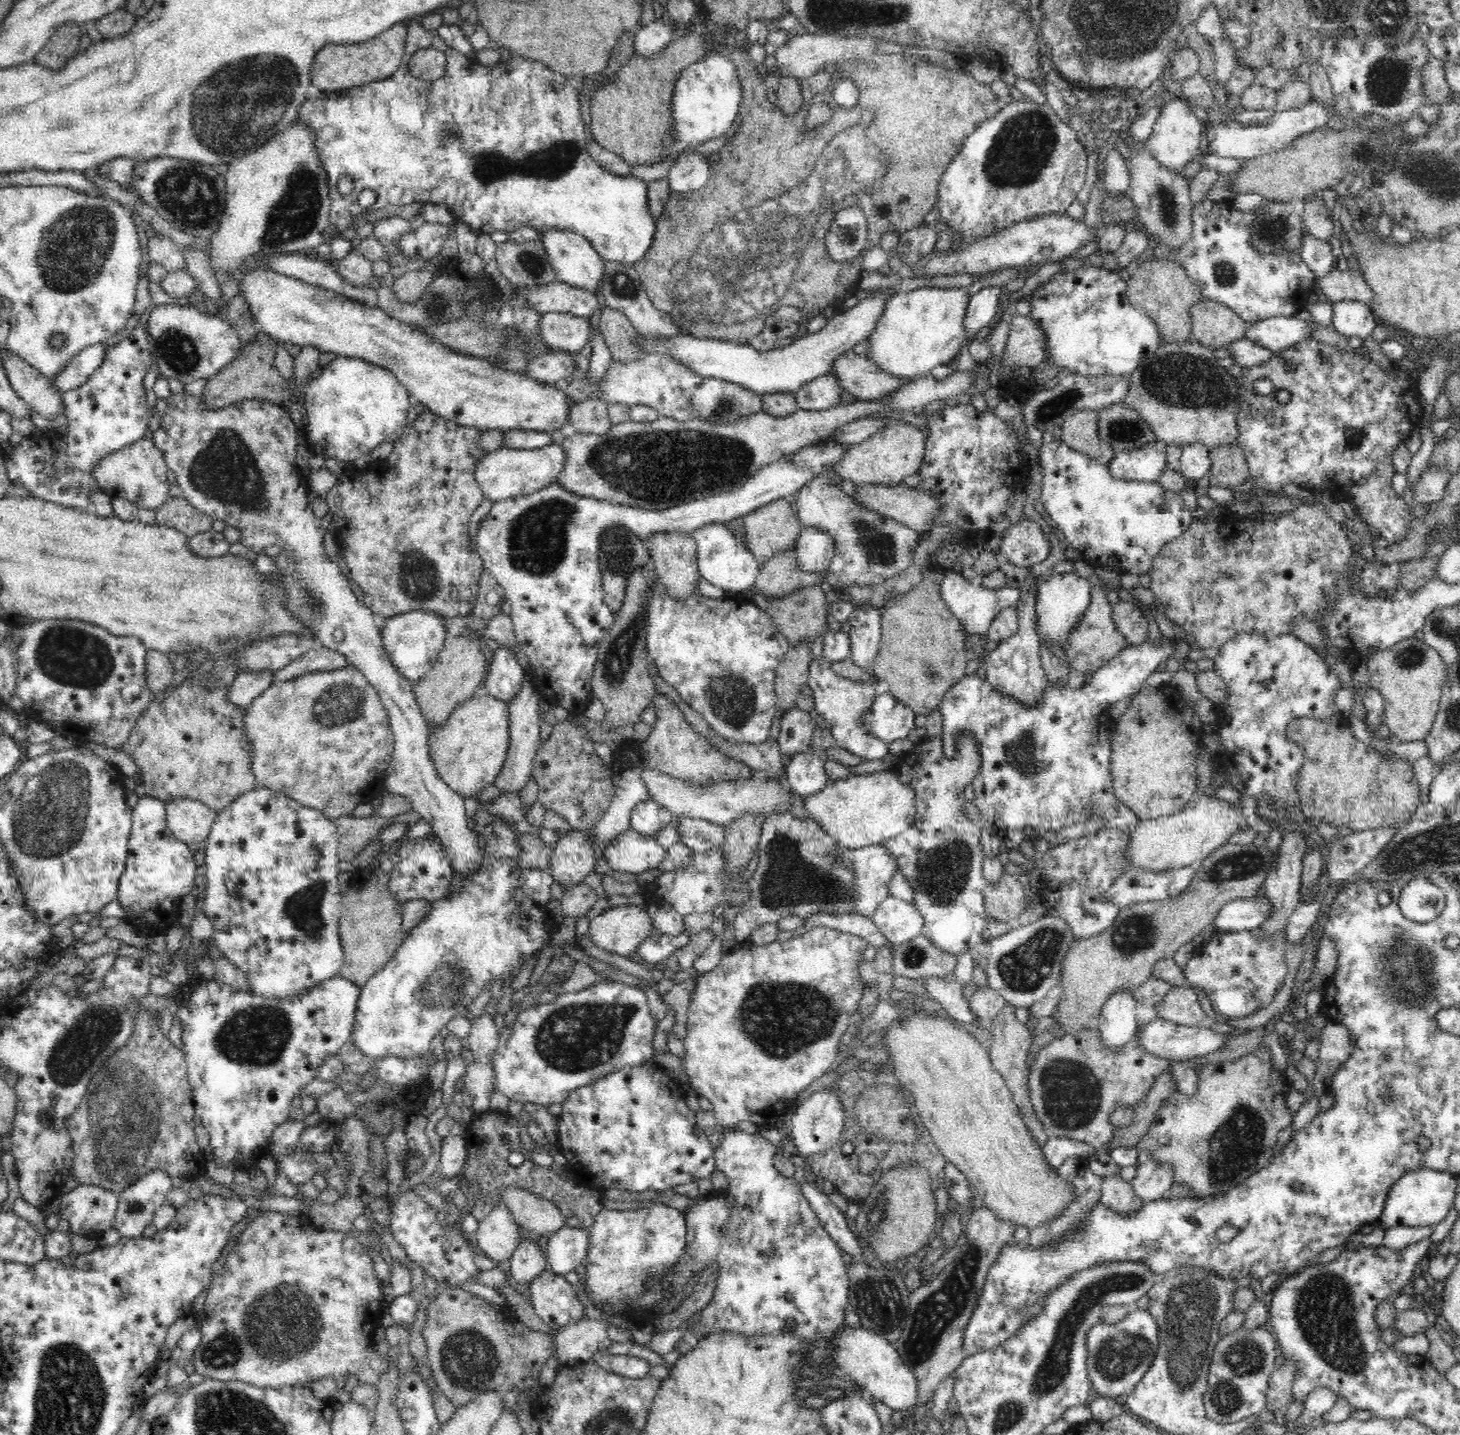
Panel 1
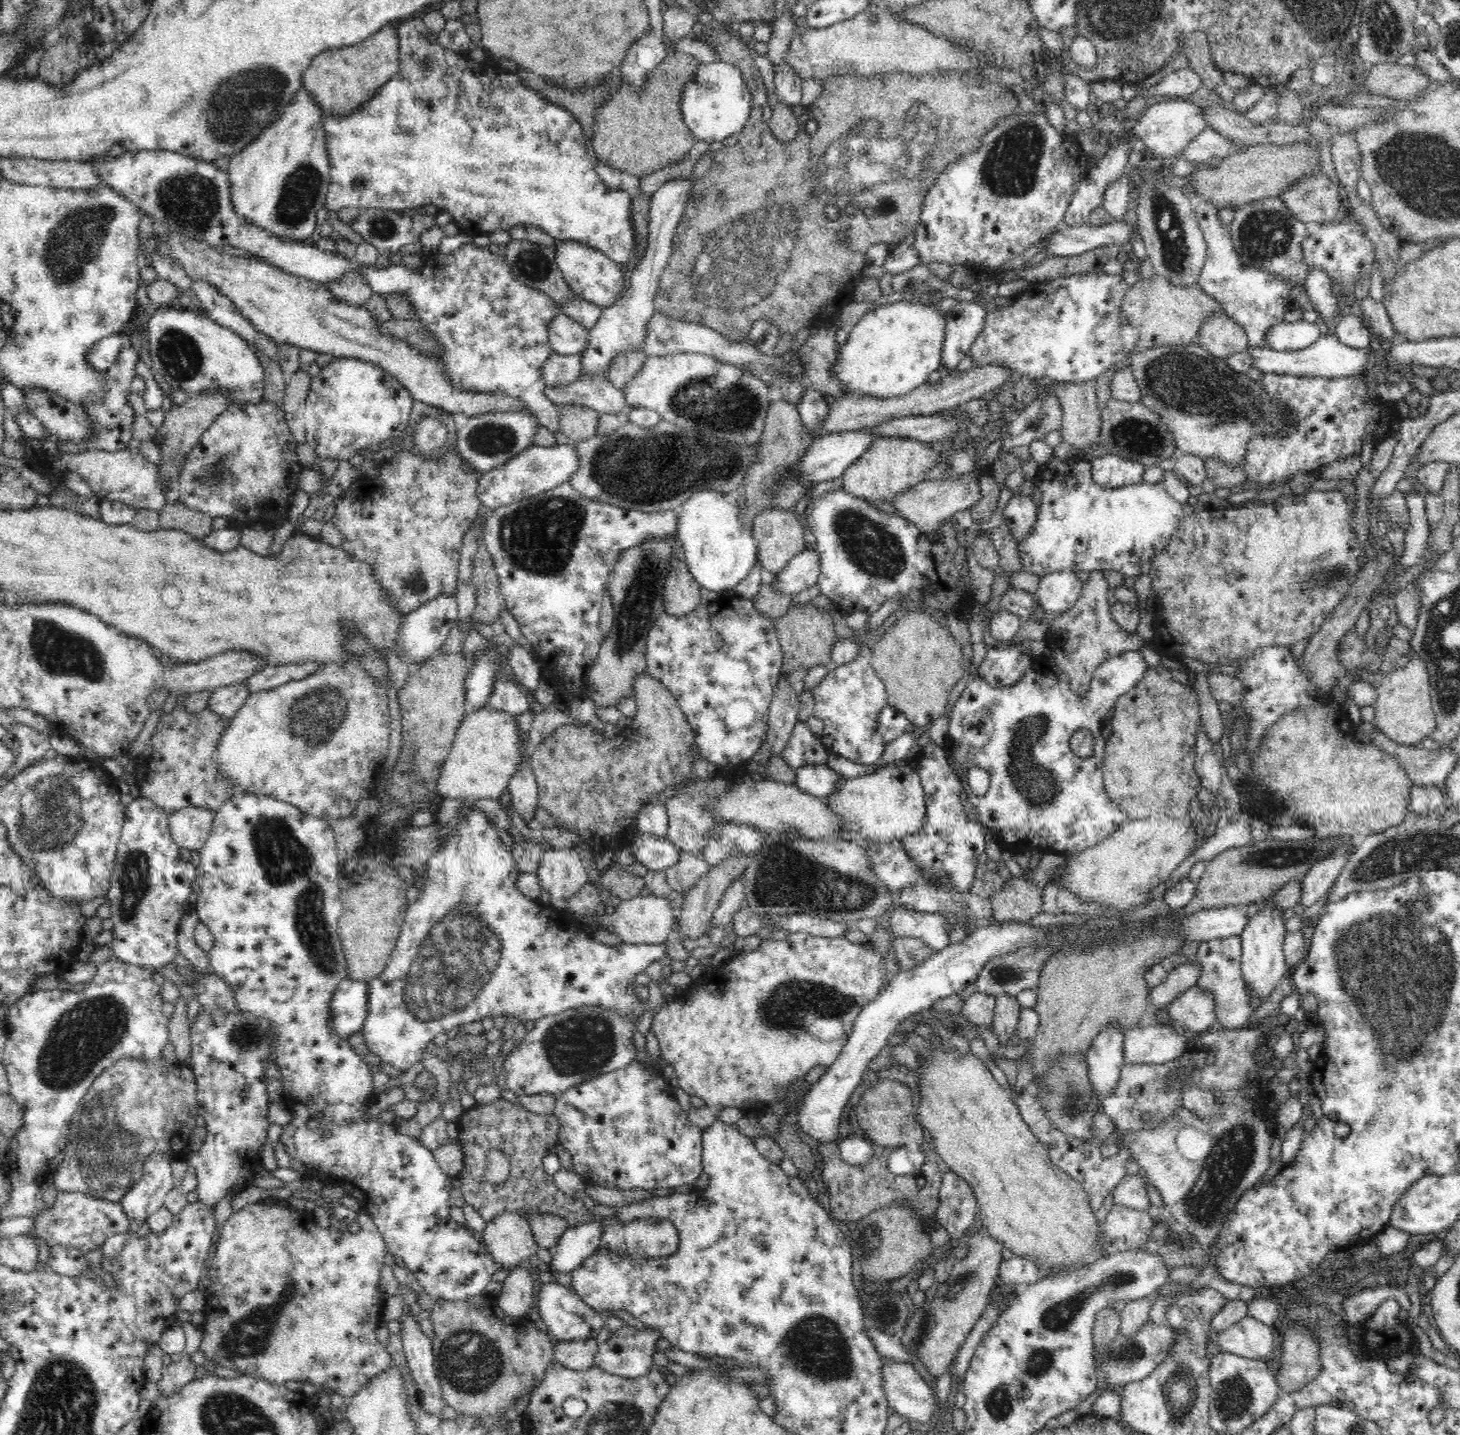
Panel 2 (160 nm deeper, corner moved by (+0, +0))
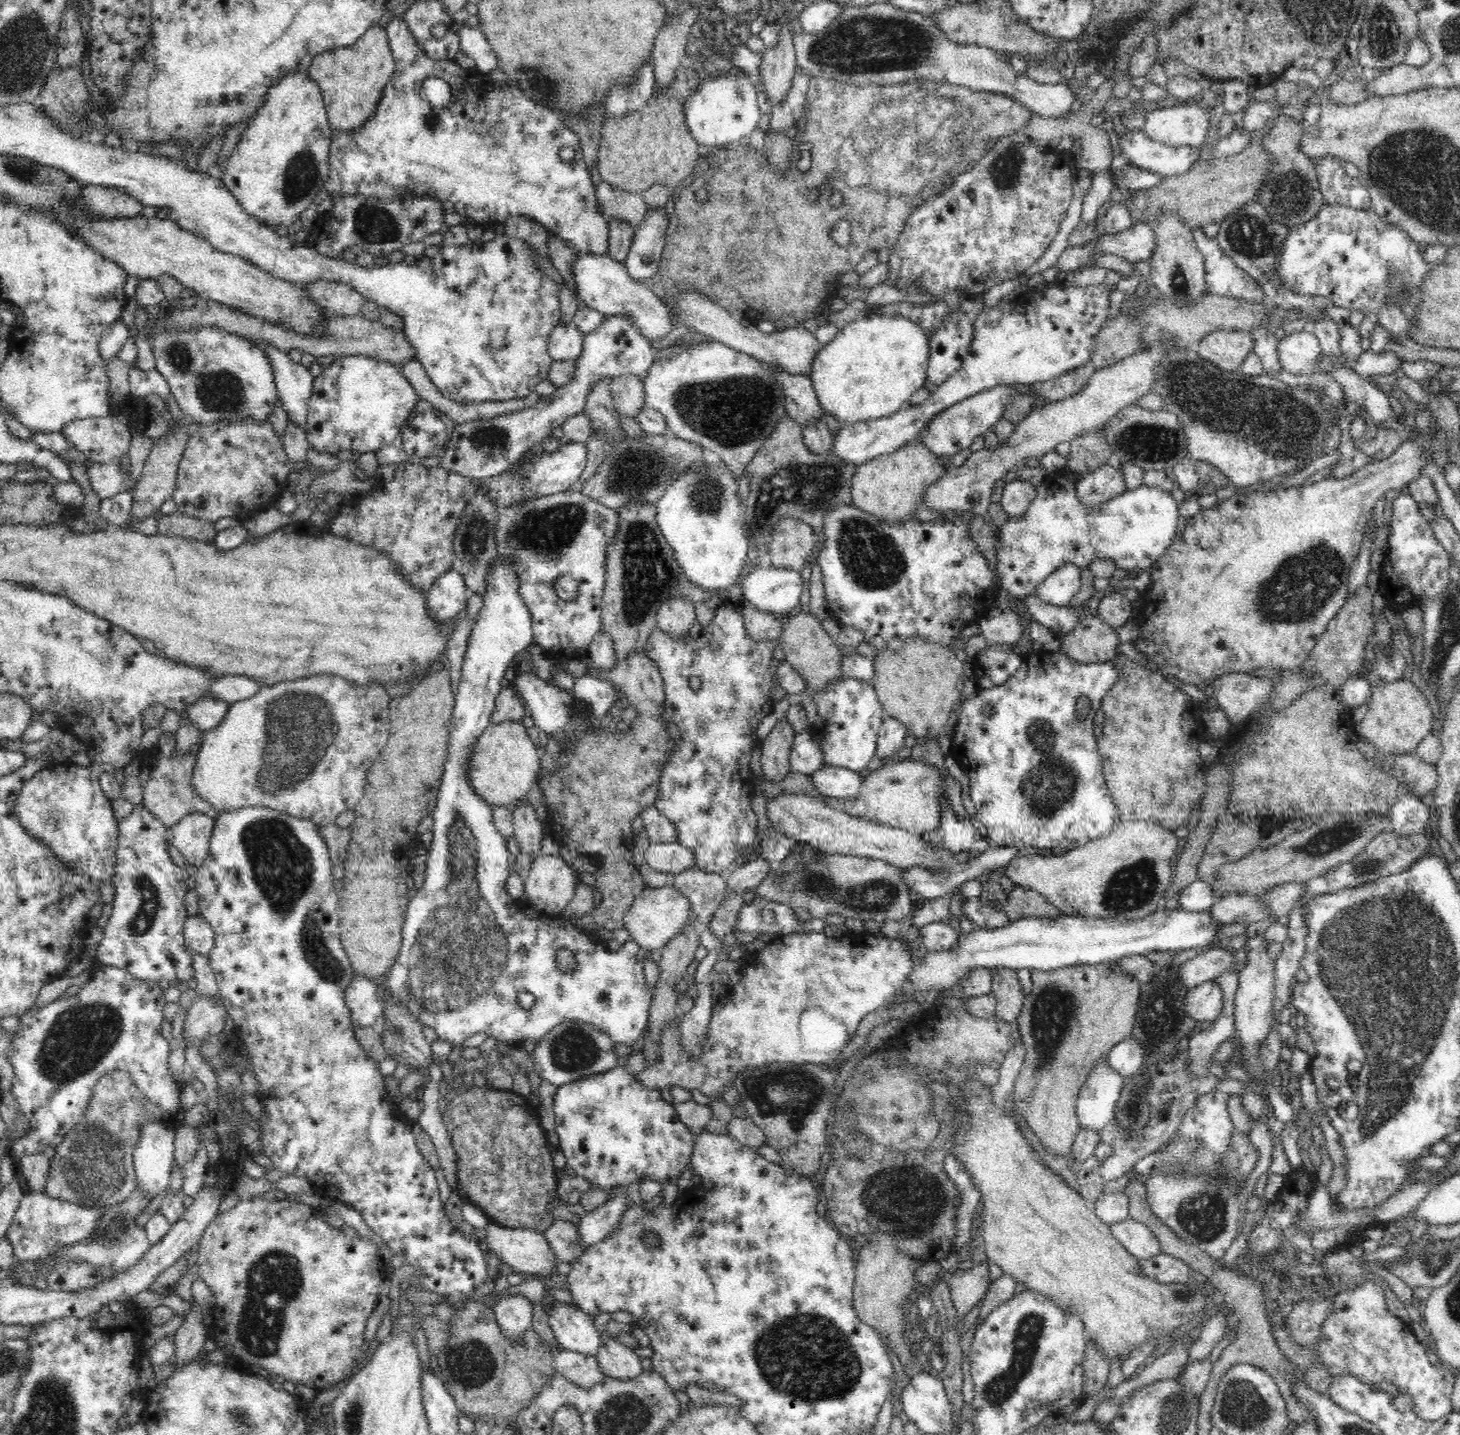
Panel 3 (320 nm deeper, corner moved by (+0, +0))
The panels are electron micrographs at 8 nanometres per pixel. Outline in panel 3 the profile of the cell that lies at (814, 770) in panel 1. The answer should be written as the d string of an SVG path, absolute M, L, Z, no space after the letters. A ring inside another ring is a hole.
M824 765L809 776L820 796L844 800L857 798L864 780L859 771L832 765Z

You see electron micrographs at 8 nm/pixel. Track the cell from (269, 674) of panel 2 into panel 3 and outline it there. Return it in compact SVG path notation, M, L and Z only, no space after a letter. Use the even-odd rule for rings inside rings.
M227 675L212 682L212 686L206 692L206 697L232 704L252 697L258 690L261 690L262 686L264 685L246 676Z

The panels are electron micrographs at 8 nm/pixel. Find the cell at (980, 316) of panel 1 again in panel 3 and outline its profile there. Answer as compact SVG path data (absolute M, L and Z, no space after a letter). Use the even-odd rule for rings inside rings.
M959 310L955 313L951 312L951 316L936 328L929 344L930 352L926 371L926 387L933 389L947 378L950 378L961 367L975 331L973 324L974 322L970 317L962 310Z

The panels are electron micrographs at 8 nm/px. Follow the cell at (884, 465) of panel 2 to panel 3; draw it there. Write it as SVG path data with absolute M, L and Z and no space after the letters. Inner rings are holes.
M922 441L909 442L897 452L857 465L850 488L852 504L880 520L906 522L921 509L928 486L942 478L945 471L939 457L926 449Z

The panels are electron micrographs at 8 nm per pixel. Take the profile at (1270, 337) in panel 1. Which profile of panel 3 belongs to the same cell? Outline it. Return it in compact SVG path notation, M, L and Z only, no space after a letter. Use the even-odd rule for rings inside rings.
M1310 328L1282 337L1278 342L1278 356L1282 369L1296 376L1310 376L1316 370L1316 358L1323 354Z

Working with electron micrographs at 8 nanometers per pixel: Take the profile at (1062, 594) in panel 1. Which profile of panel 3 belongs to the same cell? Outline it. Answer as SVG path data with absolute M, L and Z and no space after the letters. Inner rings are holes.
M1074 563L1060 565L1044 582L1037 586L1036 594L1054 606L1067 605L1080 590L1081 568Z

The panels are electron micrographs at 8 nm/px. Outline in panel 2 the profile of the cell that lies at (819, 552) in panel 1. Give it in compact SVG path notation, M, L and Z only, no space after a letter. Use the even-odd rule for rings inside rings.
M812 549L802 550L780 571L770 575L773 579L771 588L786 596L797 595L806 588L812 588L820 576L820 561L817 552Z

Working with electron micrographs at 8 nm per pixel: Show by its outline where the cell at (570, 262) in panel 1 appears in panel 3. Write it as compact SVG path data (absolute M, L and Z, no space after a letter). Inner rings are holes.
M580 254L572 264L576 292L584 307L596 310L606 317L626 317L643 334L648 342L660 340L672 332L672 317L669 308L654 293L650 284L630 277L625 262L618 262L606 255Z

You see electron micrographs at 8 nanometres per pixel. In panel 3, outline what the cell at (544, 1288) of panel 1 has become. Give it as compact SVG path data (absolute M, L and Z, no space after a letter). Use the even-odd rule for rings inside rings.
M556 1302L549 1324L554 1332L555 1347L596 1356L601 1333L594 1327L593 1318L582 1309Z

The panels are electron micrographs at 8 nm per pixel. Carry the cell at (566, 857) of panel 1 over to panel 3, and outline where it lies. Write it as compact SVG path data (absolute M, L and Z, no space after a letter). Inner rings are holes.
M538 853L524 881L524 899L540 915L559 915L572 900L578 873L560 855Z

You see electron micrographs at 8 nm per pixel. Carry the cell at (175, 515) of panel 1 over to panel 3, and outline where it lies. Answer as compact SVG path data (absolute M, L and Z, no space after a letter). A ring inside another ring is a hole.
M180 512L163 515L158 523L157 534L176 535L212 543L217 534L212 521L188 516Z

